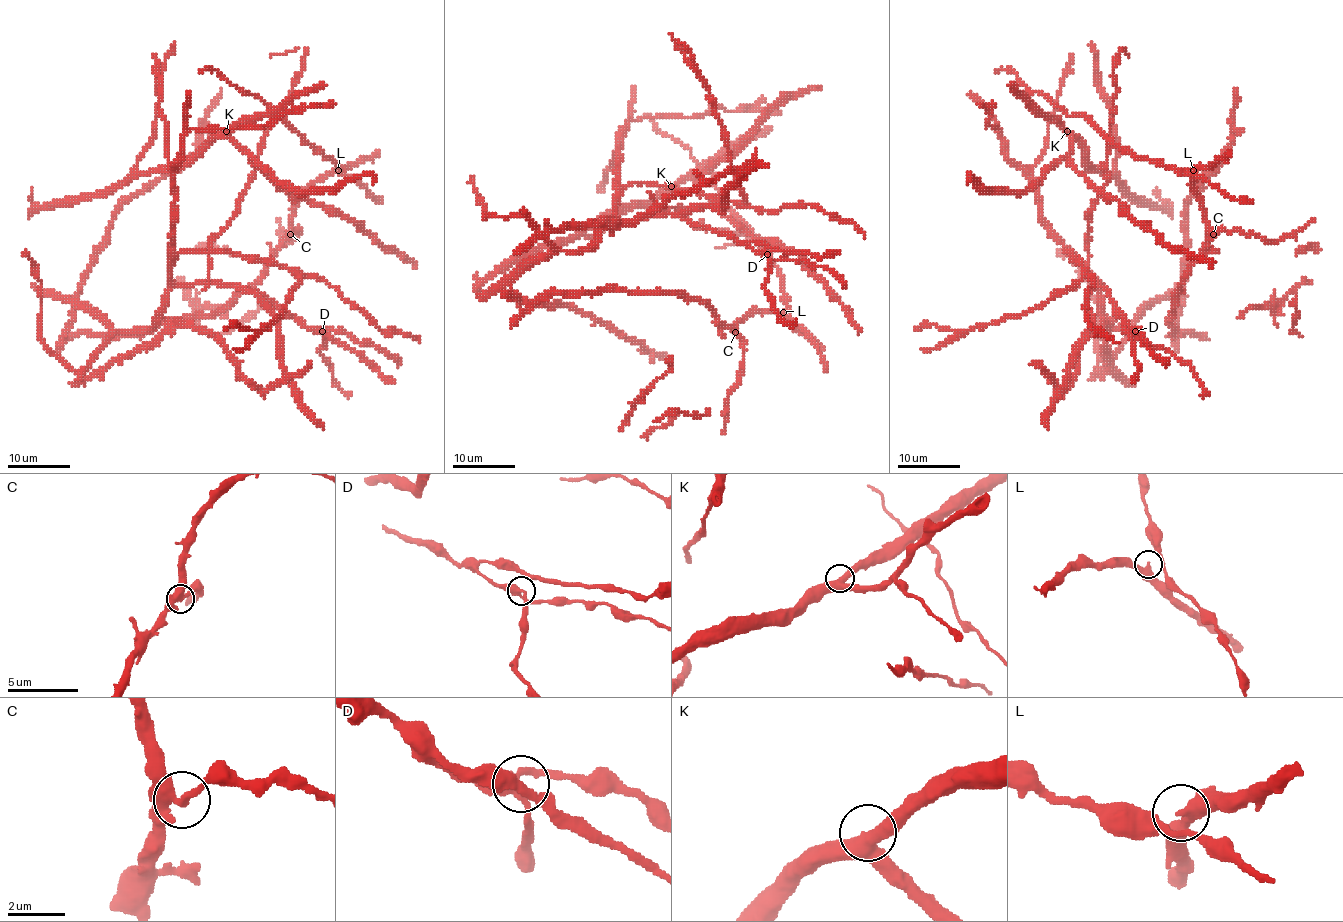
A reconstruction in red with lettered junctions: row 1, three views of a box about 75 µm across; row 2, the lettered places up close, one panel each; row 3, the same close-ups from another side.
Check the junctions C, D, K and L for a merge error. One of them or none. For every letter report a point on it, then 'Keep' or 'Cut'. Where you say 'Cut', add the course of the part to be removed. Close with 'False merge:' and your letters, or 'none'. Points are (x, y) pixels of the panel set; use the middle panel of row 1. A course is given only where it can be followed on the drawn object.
C: Place: (735, 332). Cut. Course of the part to remove: (735, 332), (739, 338), (741, 375), (727, 397), (726, 428), (721, 433)
D: Place: (767, 254). Keep
K: Place: (671, 186). Keep
L: Place: (783, 312). Keep
False merge: C

